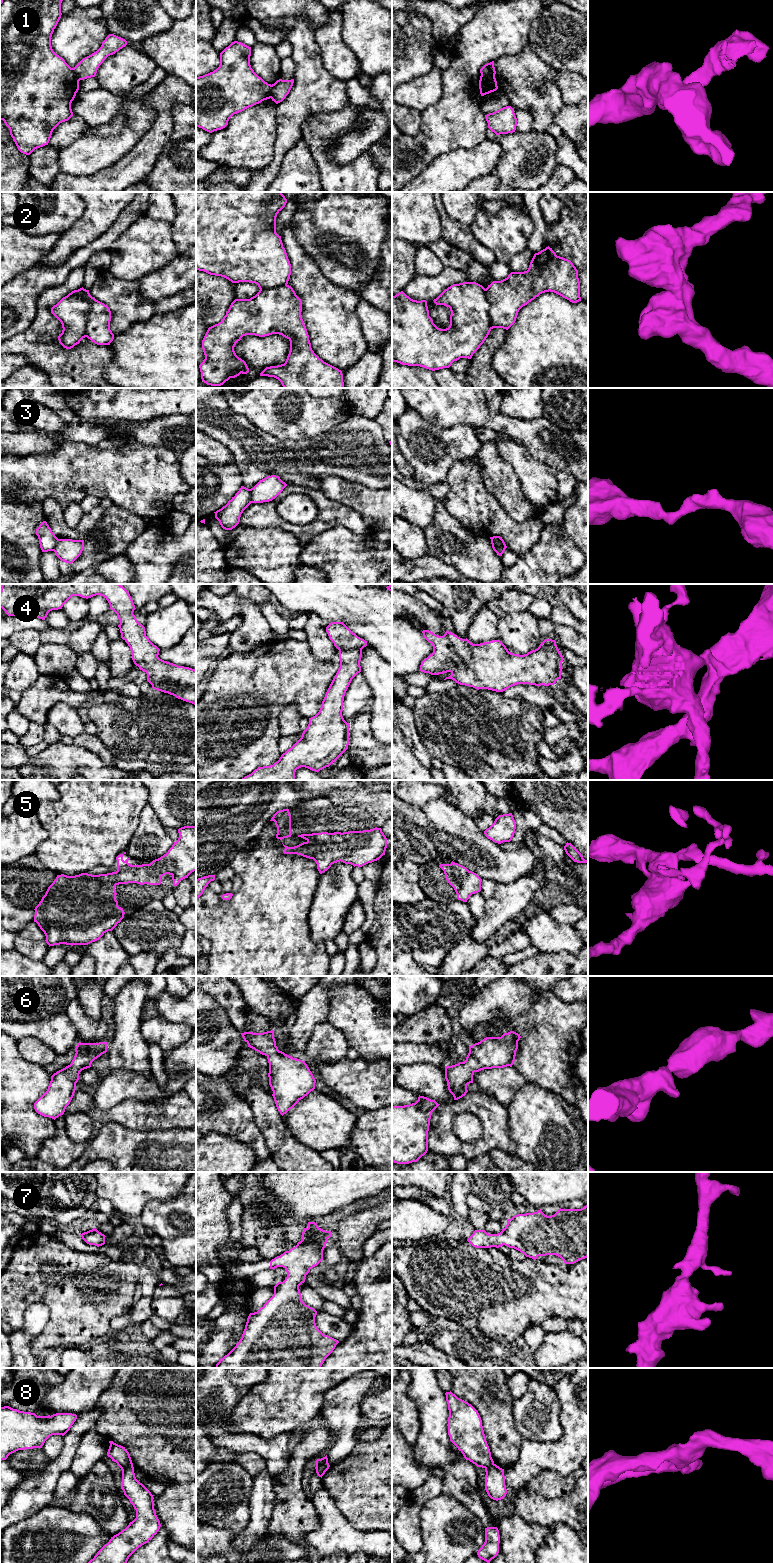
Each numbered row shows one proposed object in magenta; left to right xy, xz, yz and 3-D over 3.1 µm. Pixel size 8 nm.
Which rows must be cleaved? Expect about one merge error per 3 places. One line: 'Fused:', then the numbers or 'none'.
Fused: 1, 2, 3, 8

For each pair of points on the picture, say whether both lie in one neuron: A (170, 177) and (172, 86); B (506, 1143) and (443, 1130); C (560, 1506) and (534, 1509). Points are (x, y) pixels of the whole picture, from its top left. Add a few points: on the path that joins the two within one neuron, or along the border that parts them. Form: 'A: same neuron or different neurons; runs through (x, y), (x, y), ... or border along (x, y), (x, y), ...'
A: different neurons; border along (185, 103), (175, 103), (172, 107), (172, 131)
B: same neuron; runs through (490, 1143), (485, 1143), (479, 1147), (458, 1146)
C: same neuron; runs through (554, 1509), (540, 1509)

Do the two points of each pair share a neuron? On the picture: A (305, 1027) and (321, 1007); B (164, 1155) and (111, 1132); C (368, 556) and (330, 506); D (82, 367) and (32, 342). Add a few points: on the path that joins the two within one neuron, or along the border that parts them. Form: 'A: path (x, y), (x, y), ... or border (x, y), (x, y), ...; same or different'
A: path (306, 1022), (316, 1012); same
B: path (151, 1155), (135, 1155), (124, 1145); same
C: border (324, 530), (344, 526), (357, 534), (370, 532); different
D: path (70, 366), (62, 366), (44, 351); same

